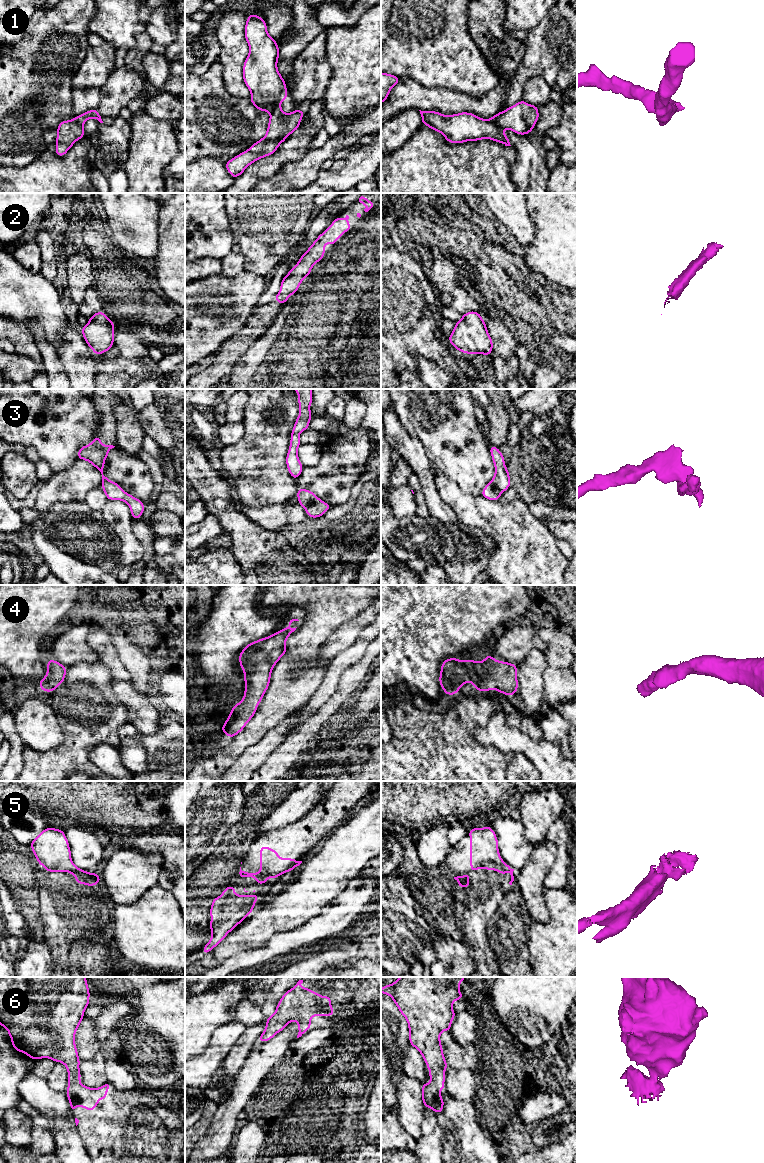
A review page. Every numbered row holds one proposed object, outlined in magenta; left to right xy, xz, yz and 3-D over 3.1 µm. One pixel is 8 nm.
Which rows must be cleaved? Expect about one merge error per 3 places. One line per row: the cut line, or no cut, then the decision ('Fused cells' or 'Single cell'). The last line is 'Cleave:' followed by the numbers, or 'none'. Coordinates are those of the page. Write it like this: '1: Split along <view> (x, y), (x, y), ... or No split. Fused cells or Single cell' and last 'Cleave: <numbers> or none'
1: Split along xz (279, 103), (270, 113). Fused cells
2: No split. Single cell
3: No split. Single cell
4: No split. Single cell
5: No split. Single cell
6: No split. Single cell
Cleave: 1

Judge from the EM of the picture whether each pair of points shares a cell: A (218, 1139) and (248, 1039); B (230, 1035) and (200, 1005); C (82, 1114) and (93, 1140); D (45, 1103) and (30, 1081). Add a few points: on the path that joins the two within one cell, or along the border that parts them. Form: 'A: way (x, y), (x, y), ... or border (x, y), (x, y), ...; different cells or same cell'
A: border (251, 1051), (245, 1063), (235, 1075); different cells
B: border (234, 1018), (221, 1025), (213, 1033); different cells
C: way (88, 1120), (93, 1125), (93, 1134); same cell
D: way (42, 1098), (31, 1086); same cell

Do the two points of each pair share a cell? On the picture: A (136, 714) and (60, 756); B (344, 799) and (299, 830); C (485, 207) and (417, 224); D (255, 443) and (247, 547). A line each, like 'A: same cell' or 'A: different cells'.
A: different cells
B: same cell
C: same cell
D: different cells

